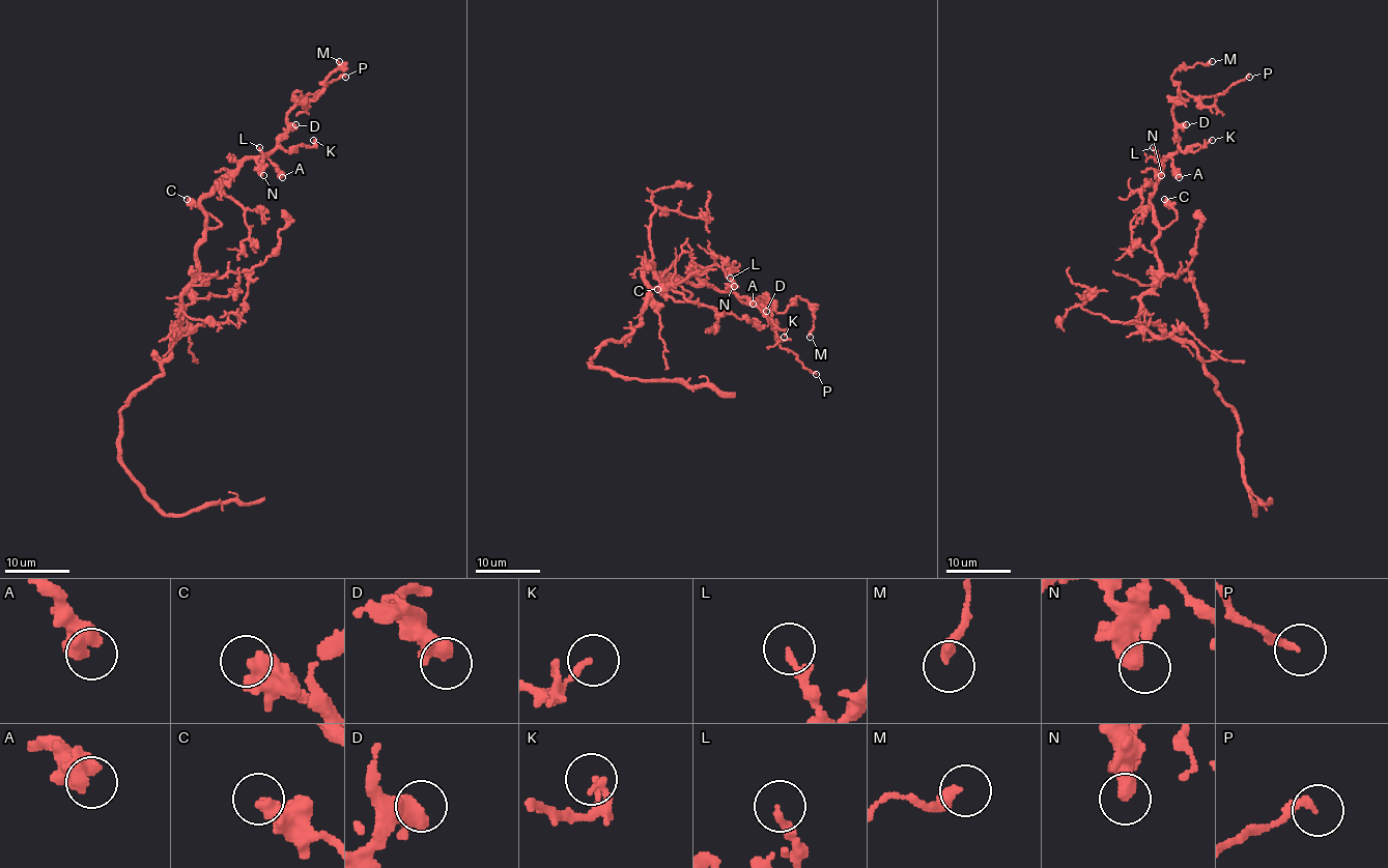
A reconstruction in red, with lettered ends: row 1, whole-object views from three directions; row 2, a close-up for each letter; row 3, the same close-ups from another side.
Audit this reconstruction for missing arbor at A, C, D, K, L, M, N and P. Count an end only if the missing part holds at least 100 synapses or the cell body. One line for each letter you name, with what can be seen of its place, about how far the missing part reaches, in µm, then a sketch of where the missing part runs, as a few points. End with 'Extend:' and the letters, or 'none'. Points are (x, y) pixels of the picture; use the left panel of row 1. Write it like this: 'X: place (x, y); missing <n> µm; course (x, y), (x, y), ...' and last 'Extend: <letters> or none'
Extend: none

